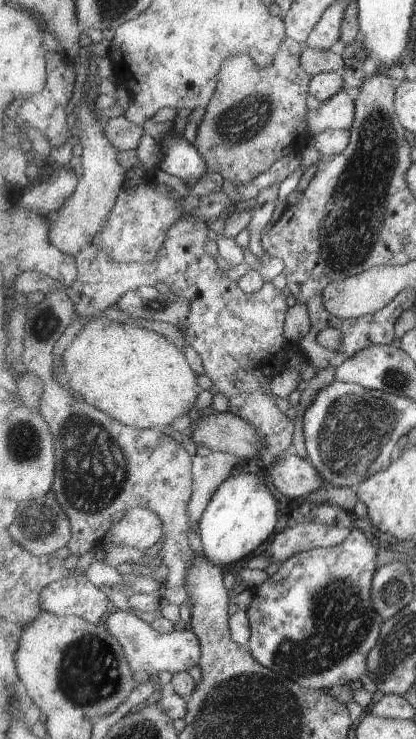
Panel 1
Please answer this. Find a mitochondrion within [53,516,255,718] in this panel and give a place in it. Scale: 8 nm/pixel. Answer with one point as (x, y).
(89, 674)

